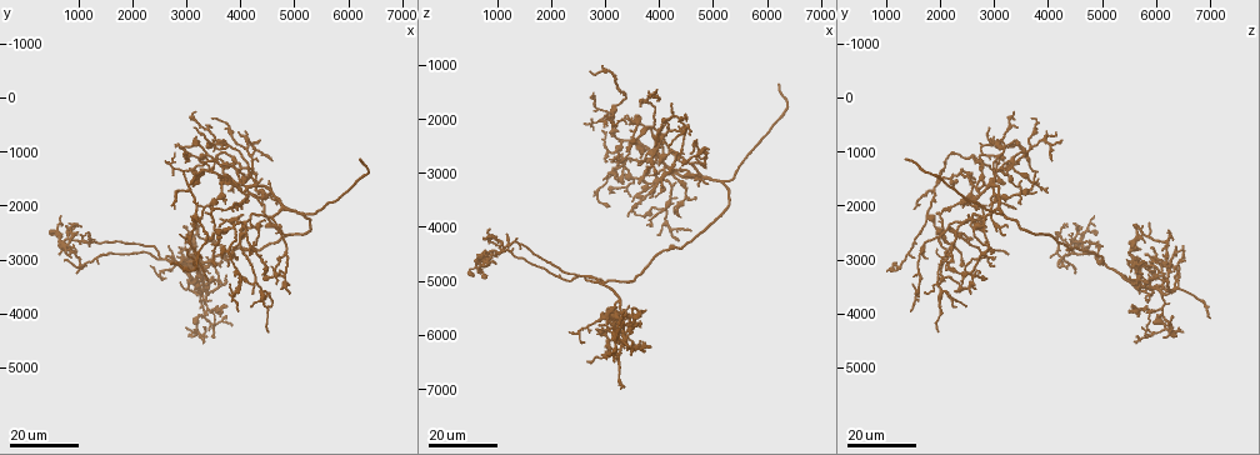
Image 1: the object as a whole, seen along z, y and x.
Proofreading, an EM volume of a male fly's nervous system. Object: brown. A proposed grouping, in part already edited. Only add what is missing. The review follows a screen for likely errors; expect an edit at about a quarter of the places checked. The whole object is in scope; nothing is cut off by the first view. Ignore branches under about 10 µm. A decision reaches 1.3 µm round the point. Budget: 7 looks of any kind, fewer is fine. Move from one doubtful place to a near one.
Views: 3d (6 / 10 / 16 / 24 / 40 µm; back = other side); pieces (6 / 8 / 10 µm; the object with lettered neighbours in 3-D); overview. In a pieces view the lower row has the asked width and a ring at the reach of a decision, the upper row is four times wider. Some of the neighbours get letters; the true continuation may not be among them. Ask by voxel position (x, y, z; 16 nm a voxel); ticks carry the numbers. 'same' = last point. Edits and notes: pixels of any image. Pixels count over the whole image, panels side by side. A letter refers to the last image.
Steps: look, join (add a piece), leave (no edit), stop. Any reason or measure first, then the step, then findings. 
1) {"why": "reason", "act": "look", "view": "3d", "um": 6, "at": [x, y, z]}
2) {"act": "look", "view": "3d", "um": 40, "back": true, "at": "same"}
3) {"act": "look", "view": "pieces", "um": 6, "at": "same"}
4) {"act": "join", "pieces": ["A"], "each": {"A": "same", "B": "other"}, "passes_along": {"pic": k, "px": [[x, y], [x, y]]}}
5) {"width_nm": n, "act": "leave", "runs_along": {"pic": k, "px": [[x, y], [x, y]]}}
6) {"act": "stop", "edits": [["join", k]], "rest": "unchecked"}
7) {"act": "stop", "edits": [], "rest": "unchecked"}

{"why": "free end", "act": "look", "view": "3d", "um": 24, "at": [1000, 3250, 4500]}

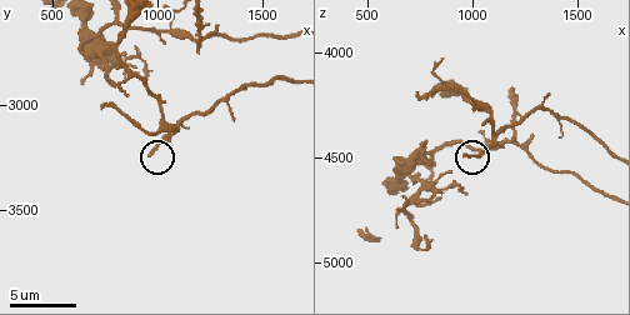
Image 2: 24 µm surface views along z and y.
{"act": "look", "view": "pieces", "um": 6, "at": [970, 3240, 4480]}

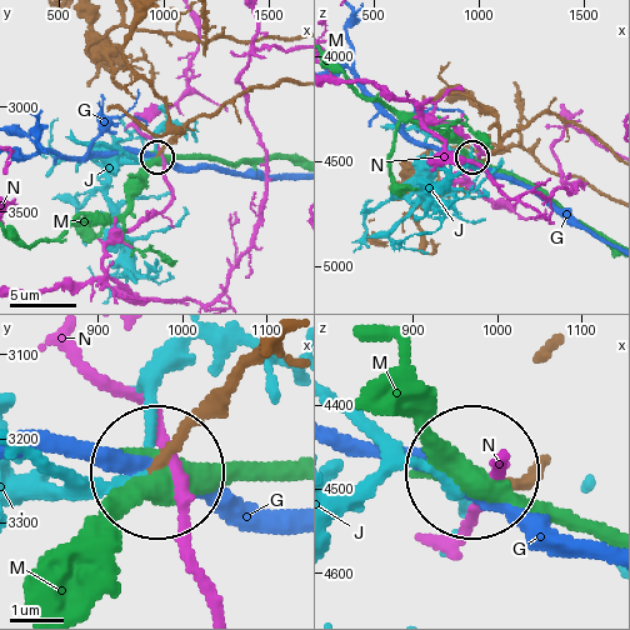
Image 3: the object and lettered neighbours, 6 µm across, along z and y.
{"width_nm": 150, "act": "join", "pieces": ["J"], "each": {"G": "other", "J": "same", "M": "other", "N": "other"}, "passes_along": {"pic": 3, "px": [[274, 338], [148, 476], [23, 480]]}, "found": "it goes on there"}

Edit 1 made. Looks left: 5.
{"act": "look", "view": "overview"}

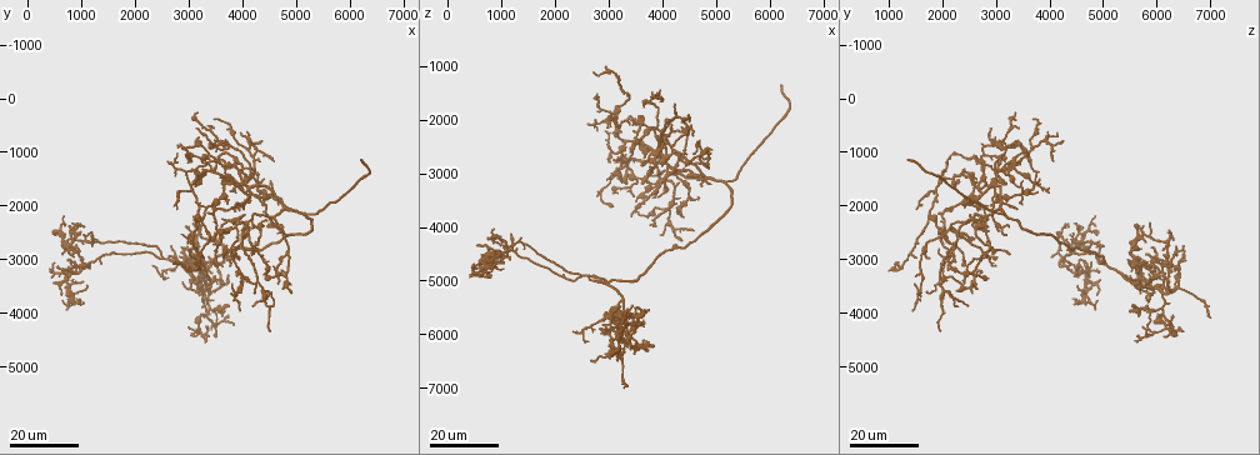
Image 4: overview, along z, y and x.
{"why": "free end", "act": "look", "view": "3d", "um": 16, "at": [750, 3000, 4200]}

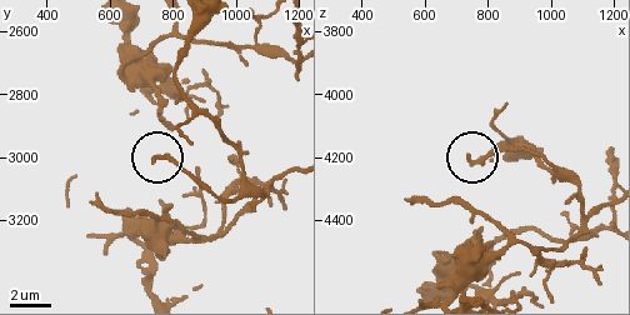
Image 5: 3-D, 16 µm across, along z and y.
{"act": "look", "view": "pieces", "um": 6, "at": [740, 3010, 4200]}

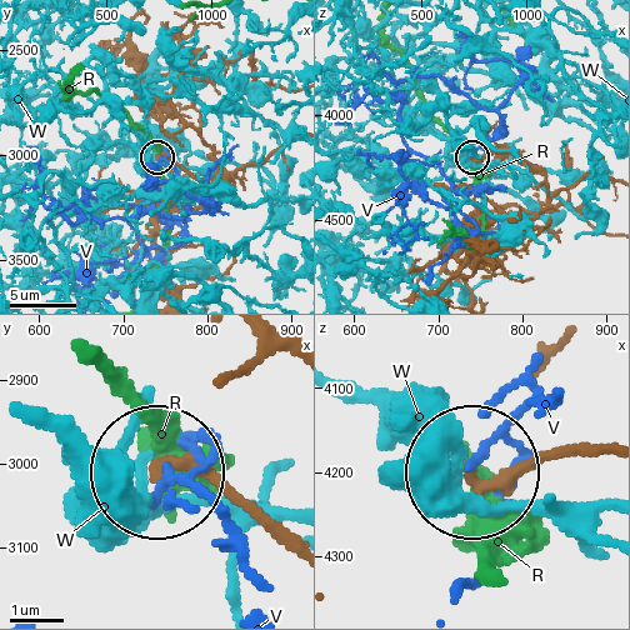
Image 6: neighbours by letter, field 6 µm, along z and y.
{"act": "leave", "each": {"R": "other", "V": "other", "W": "other"}, "found": "no lettered piece goes on from it"}

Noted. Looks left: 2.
{"why": "long arm stops here", "act": "look", "view": "3d", "um": 16, "at": [6250, 1150, 1350]}

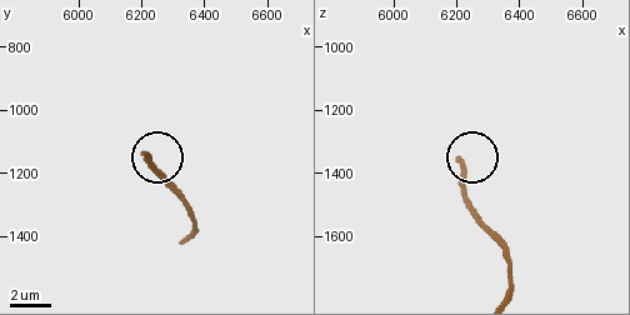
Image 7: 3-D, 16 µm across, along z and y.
{"why": "what lies round it", "act": "look", "view": "pieces", "um": 6, "at": [6200, 1130, 1360]}

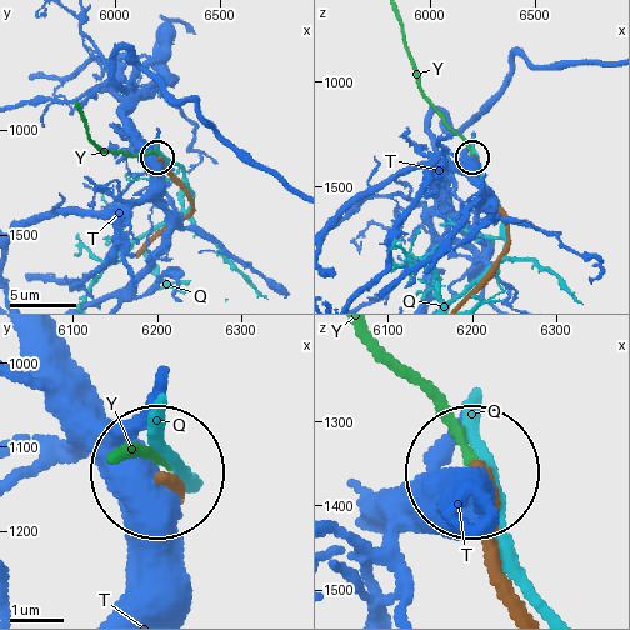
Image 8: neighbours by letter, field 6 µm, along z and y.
{"act": "leave", "each": {"Q": "other", "T": "other", "Y": "other"}, "found": "no lettered piece goes on from it"}

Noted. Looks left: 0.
{"act": "stop", "edits": [["join", 3]], "rest": "unchecked"}

